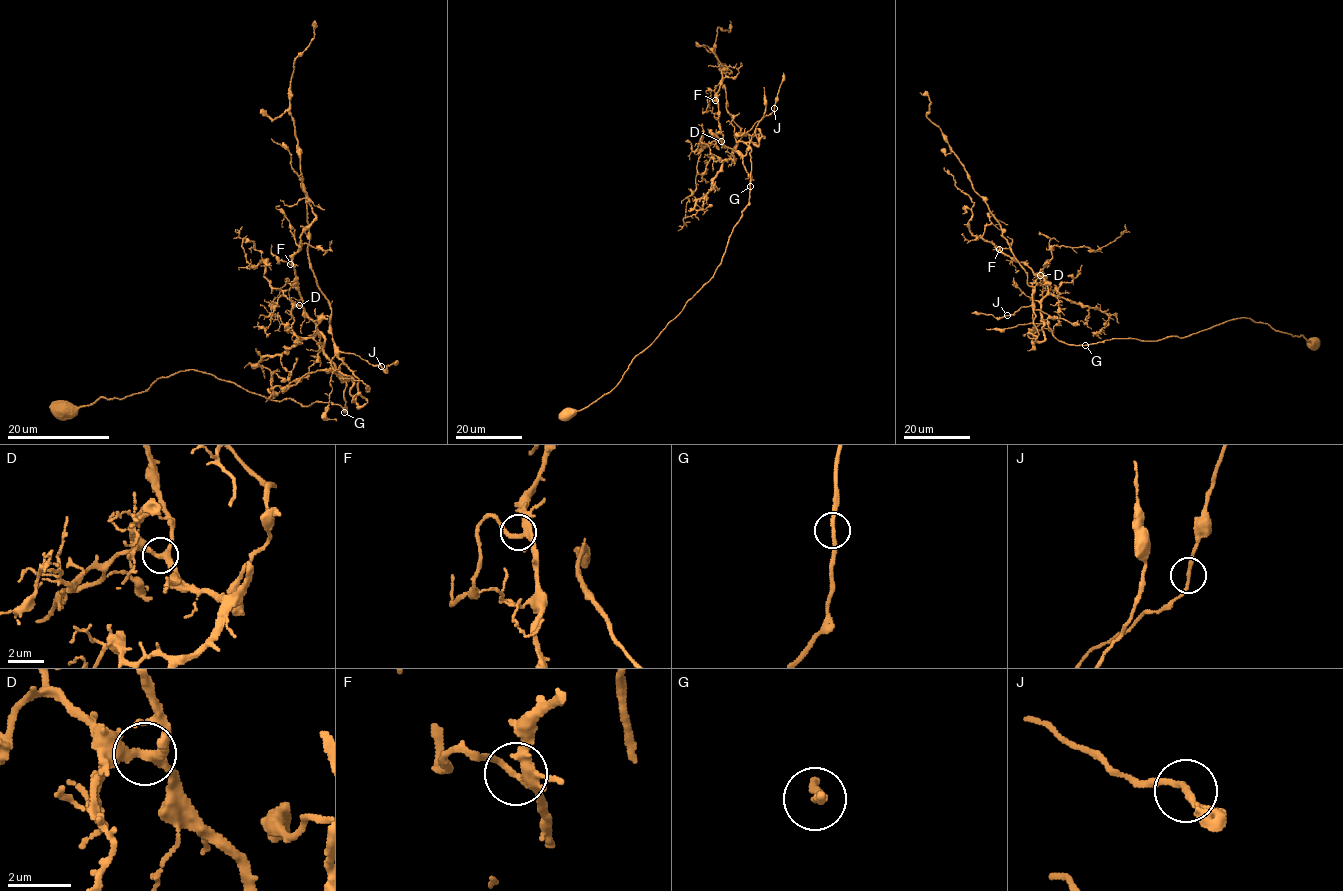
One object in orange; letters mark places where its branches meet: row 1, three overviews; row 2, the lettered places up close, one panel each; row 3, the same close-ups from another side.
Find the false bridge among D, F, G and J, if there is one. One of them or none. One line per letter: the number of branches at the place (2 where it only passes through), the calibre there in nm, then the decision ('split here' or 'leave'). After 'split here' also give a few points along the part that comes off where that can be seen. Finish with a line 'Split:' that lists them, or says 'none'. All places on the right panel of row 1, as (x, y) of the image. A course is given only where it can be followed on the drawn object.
D: branches 3; calibre 300 nm; leave
F: branches 3; calibre 220 nm; leave
G: branches 2; calibre 200 nm; leave
J: branches 2; calibre 170 nm; leave
Split: none

